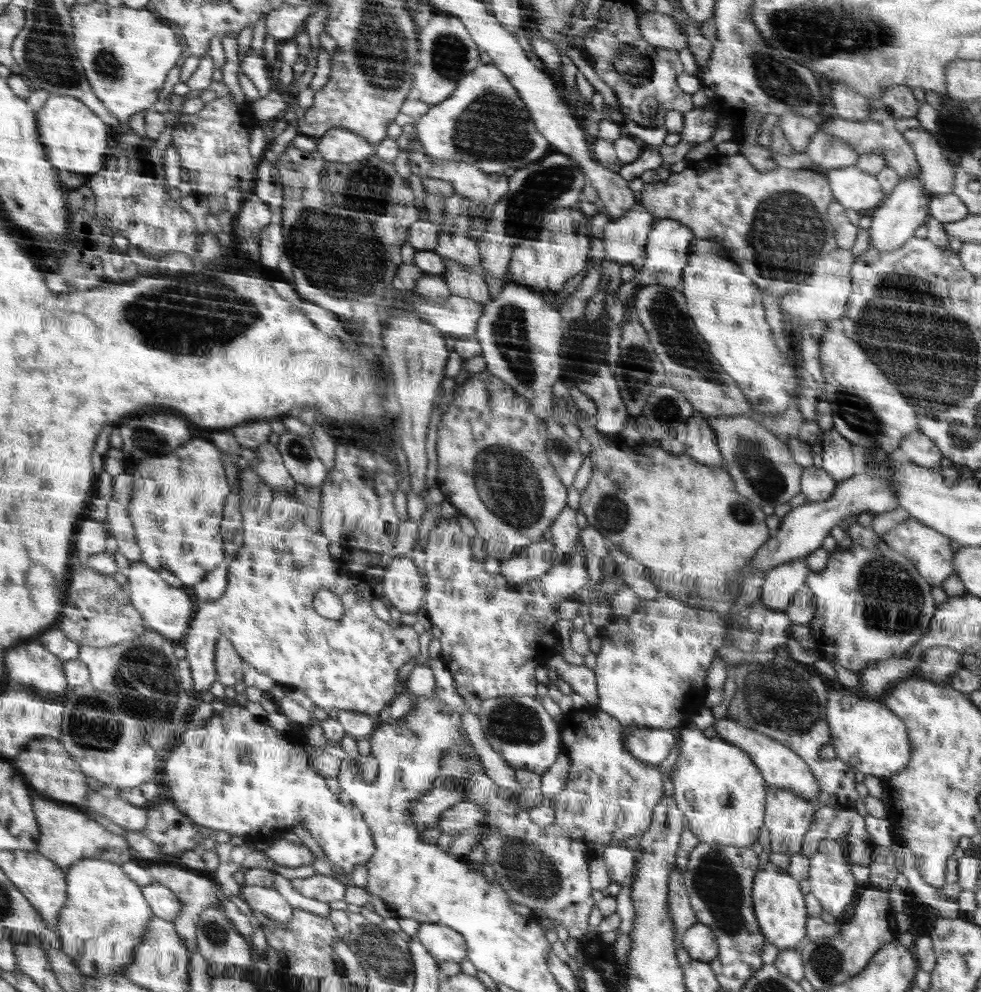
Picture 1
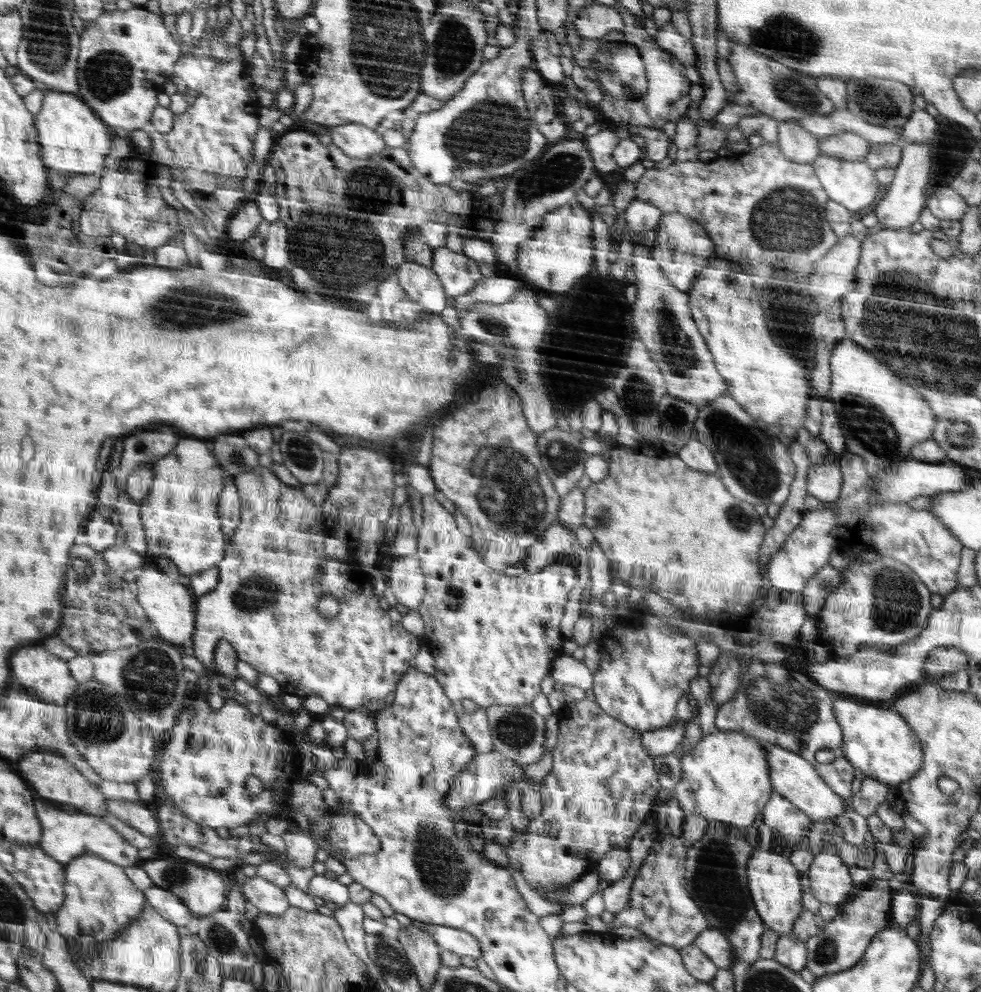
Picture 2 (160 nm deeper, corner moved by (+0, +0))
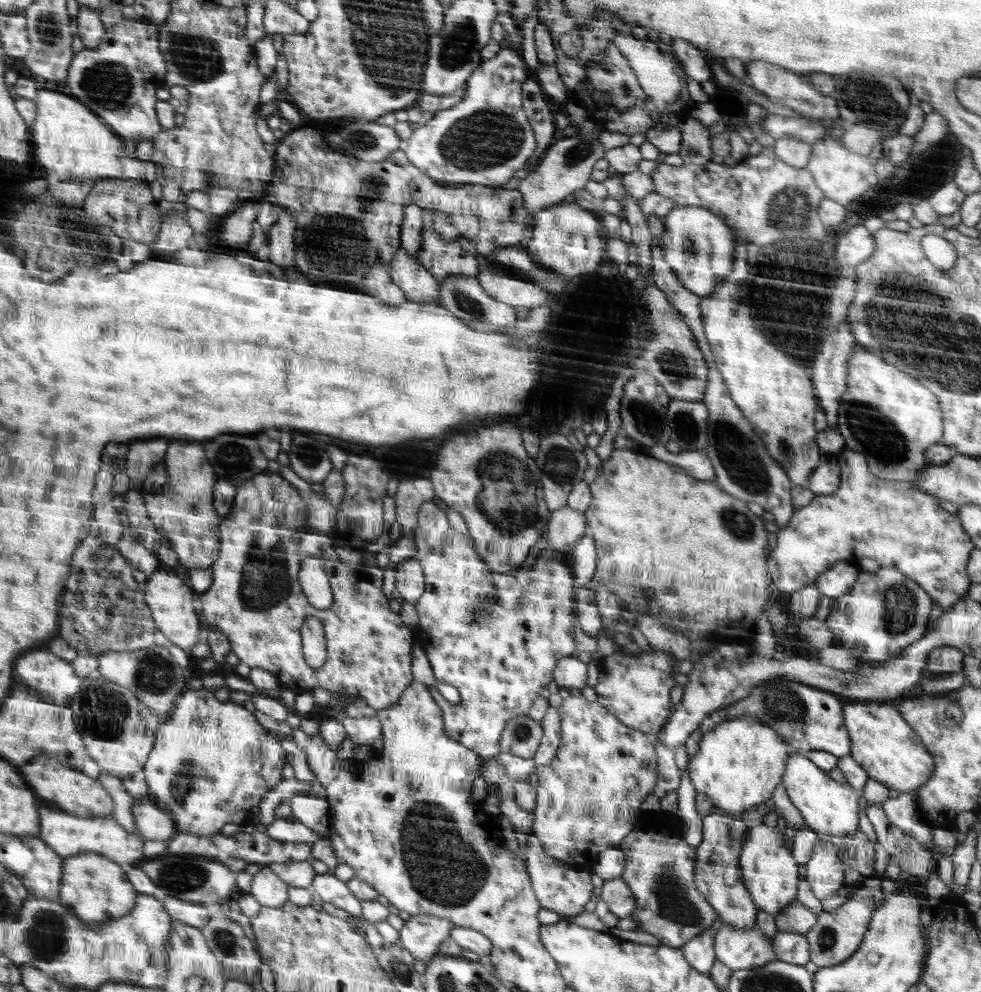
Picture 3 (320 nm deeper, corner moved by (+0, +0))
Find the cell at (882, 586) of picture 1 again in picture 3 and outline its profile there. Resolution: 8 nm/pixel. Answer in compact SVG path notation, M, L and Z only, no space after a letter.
M880 567L876 572L860 570L854 586L846 594L834 599L830 614L823 622L826 622L835 634L838 640L836 644L850 649L853 655L859 657L859 661L888 661L898 657L907 646L922 638L928 631L932 602L930 595L917 582L897 568Z

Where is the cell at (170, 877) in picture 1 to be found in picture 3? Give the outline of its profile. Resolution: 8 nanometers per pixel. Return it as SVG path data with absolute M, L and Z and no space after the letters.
M180 854L164 856L160 860L150 860L142 864L142 870L154 882L156 887L164 888L168 896L176 896L187 902L205 905L215 909L222 902L231 902L234 894L238 894L236 886L236 873L231 872L224 864L216 858L208 858L202 855L190 855L186 858Z

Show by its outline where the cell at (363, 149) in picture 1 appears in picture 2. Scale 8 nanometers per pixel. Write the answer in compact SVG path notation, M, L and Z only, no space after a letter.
M346 123L329 128L332 144L352 158L368 158L387 146L381 131L360 123Z

